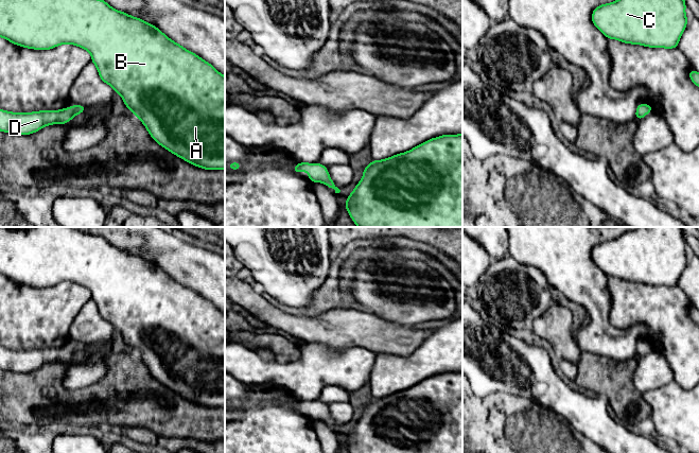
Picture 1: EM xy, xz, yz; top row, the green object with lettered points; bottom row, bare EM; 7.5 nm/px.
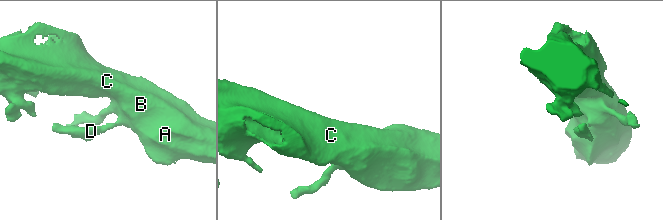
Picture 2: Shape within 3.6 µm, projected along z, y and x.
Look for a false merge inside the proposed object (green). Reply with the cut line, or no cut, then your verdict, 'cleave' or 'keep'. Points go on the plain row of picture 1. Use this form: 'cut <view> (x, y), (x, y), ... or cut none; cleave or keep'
cut none; keep

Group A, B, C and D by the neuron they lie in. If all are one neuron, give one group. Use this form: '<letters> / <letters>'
A B C D

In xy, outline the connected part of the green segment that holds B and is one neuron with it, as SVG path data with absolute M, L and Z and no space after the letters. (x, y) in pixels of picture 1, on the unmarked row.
M0 227L0 275L19 284L34 288L50 288L64 281L74 282L91 292L100 316L121 333L125 344L137 353L150 373L162 385L187 400L205 407L225 407L225 314L211 301L170 277L165 272L140 256L111 245L99 236L84 233L72 227Z

